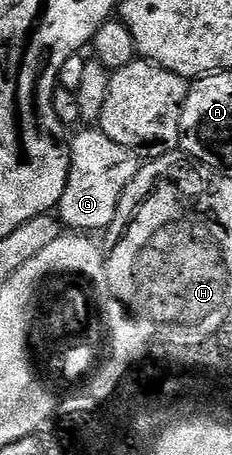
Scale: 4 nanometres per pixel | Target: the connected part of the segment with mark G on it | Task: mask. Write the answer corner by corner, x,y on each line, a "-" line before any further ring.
82,128
77,131
78,135
73,135
72,141
69,143
70,148
70,171
68,172
68,184
64,188
64,196
61,200
58,201
56,207
57,217
60,219
63,227
67,231
70,232
94,232
90,230
102,230
105,226
108,228
114,226
114,218
116,216
116,208
120,204
121,194
124,192
126,188
128,188
128,184
133,178
137,175
137,172
140,167
139,159
129,150
128,148
120,148
120,144
116,144
112,140
108,140
108,136
104,136
104,132
101,128

